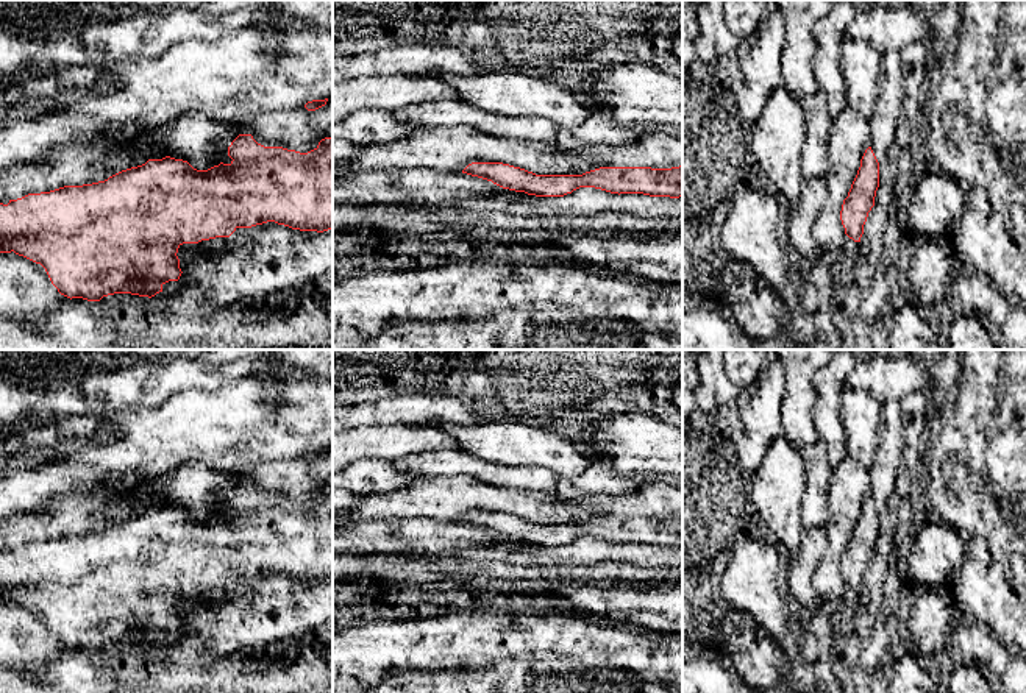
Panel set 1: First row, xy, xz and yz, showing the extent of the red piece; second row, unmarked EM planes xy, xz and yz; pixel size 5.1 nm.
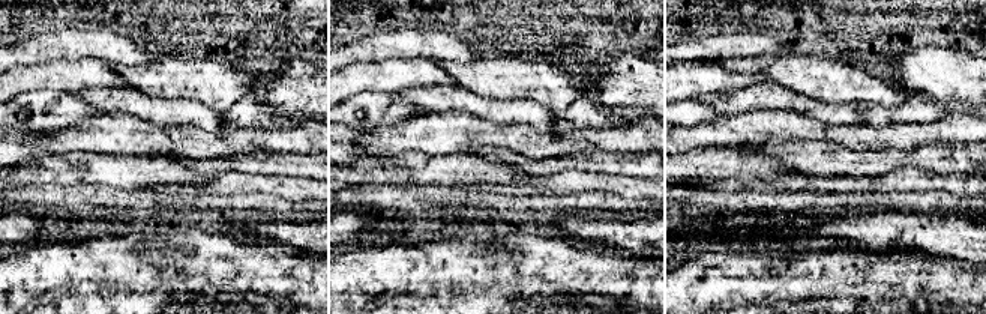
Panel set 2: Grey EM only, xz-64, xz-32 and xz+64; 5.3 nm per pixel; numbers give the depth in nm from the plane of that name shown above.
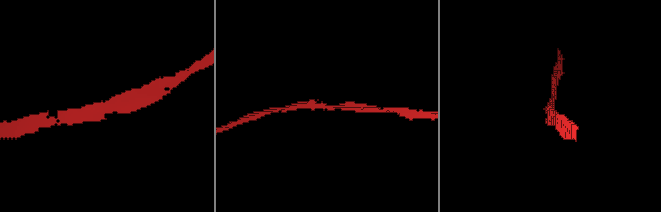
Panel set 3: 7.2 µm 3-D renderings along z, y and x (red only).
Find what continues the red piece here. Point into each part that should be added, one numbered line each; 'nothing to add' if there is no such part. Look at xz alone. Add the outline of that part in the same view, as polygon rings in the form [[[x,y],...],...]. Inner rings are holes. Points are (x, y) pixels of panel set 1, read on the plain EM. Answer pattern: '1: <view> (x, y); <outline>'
nothing to add

